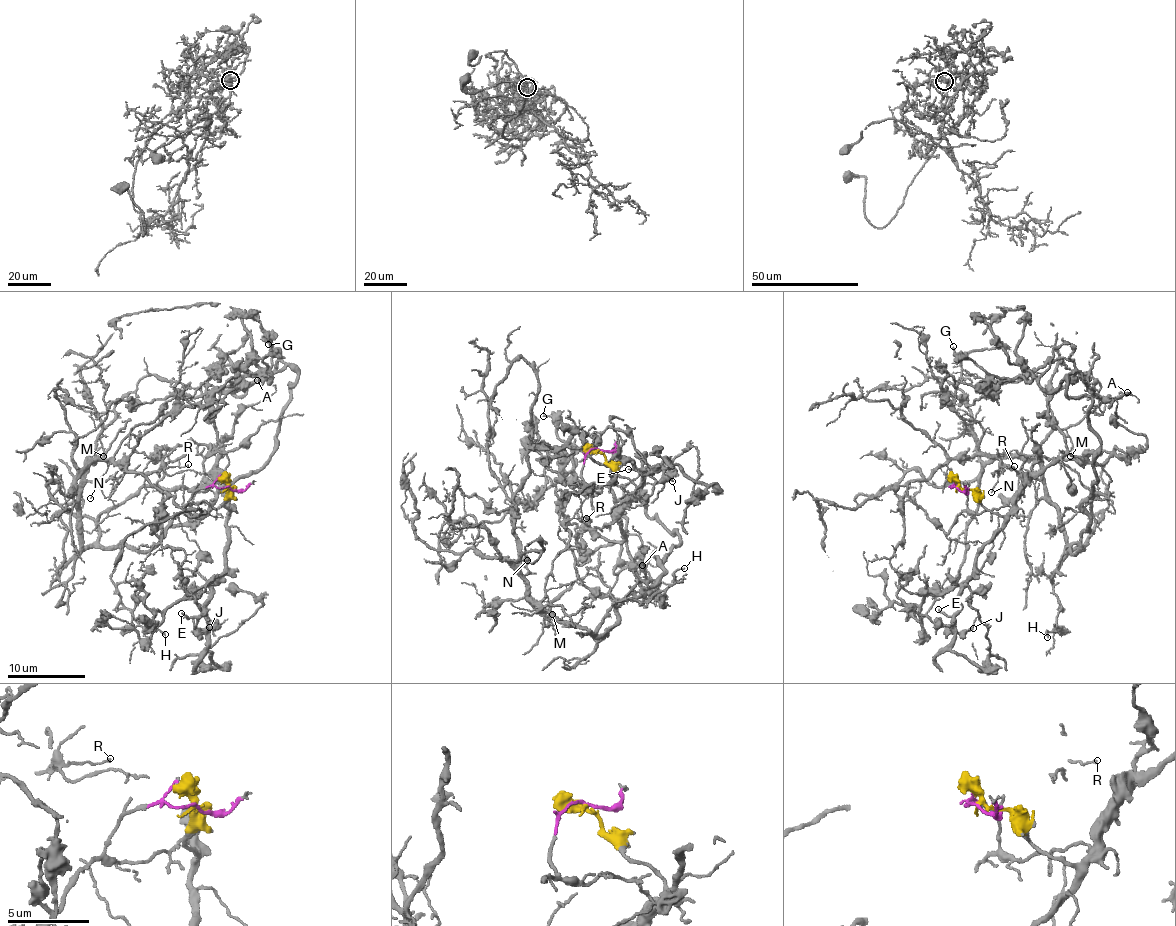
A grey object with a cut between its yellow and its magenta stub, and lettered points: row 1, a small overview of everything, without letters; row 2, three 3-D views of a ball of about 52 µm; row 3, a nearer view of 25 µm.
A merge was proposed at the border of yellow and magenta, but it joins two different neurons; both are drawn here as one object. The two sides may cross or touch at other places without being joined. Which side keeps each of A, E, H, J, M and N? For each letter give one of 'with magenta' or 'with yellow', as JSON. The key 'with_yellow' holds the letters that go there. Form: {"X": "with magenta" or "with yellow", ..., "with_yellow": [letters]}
{"A": "with magenta", "E": "with yellow", "H": "with magenta", "J": "with yellow", "M": "with magenta", "N": "with magenta", "with_yellow": ["E", "J"]}

